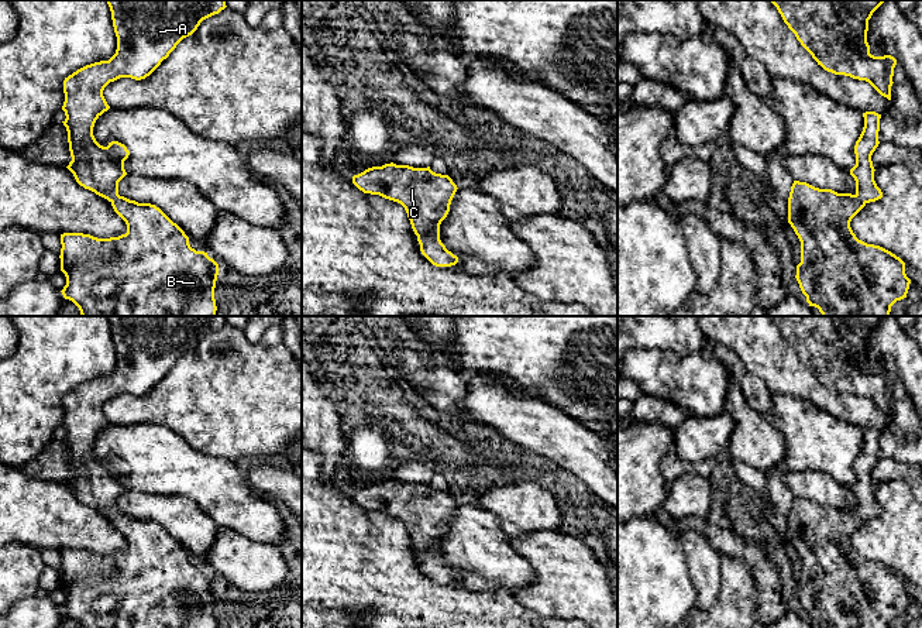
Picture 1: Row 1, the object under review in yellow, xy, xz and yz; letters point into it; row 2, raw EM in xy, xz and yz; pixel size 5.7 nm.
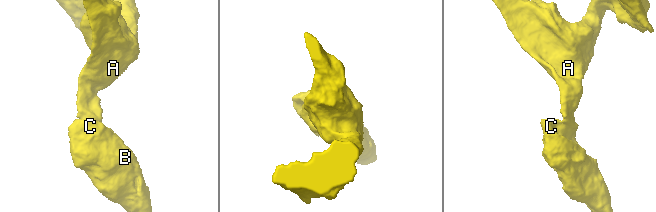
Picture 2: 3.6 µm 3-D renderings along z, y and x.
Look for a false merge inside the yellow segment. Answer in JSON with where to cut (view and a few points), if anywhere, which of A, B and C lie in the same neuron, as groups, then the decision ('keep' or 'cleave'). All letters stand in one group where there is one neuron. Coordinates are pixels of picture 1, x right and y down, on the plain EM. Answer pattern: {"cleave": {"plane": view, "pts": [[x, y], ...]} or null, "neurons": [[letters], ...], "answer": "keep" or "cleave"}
{"cleave": null, "neurons": [["A", "B", "C"]], "answer": "keep"}

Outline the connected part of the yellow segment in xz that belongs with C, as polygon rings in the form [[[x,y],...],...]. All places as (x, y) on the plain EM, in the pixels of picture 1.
[[[391,478],[354,491],[352,500],[364,509],[379,511],[405,524],[420,567],[433,581],[451,583],[458,579],[458,573],[440,556],[440,541],[458,505],[448,491],[436,490],[430,483]]]

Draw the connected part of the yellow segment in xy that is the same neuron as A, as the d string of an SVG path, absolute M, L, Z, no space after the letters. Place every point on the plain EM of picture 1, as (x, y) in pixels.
M107 316L107 320L117 353L116 370L109 377L86 381L65 394L62 426L66 435L62 439L68 447L72 473L66 484L80 502L111 519L114 528L125 538L127 549L110 555L97 555L83 549L61 550L61 587L66 593L66 601L61 608L80 628L216 628L214 604L219 580L207 569L192 564L185 548L159 524L118 511L118 498L127 491L124 477L130 467L118 457L111 457L107 463L100 461L93 452L93 443L96 436L110 425L103 412L103 406L110 398L120 394L141 397L149 392L183 354L197 346L203 336L224 326L227 323L226 316Z

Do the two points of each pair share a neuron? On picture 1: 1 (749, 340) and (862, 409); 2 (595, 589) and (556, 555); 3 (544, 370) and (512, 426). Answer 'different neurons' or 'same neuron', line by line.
1: same neuron
2: same neuron
3: different neurons

